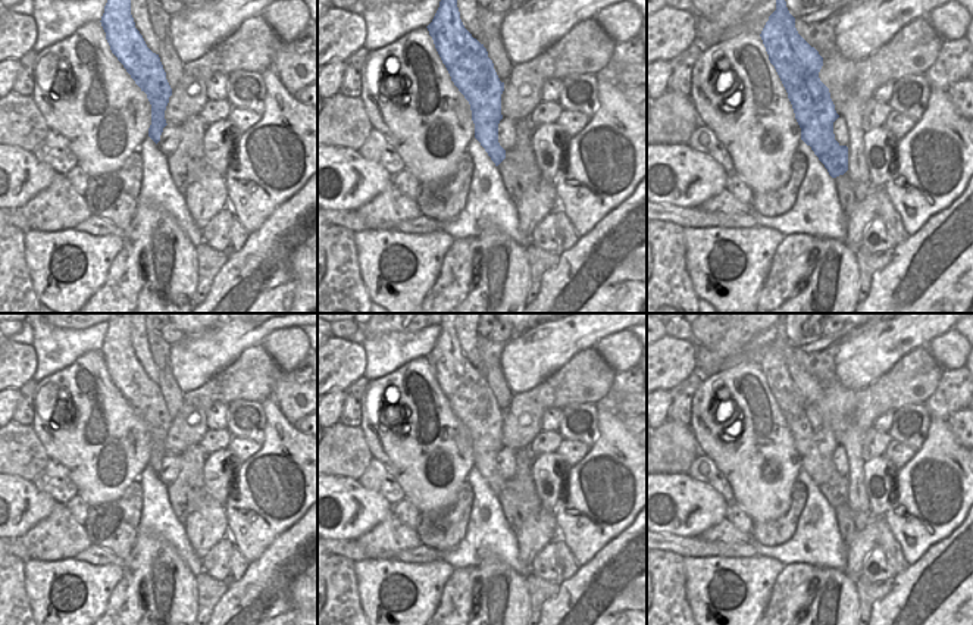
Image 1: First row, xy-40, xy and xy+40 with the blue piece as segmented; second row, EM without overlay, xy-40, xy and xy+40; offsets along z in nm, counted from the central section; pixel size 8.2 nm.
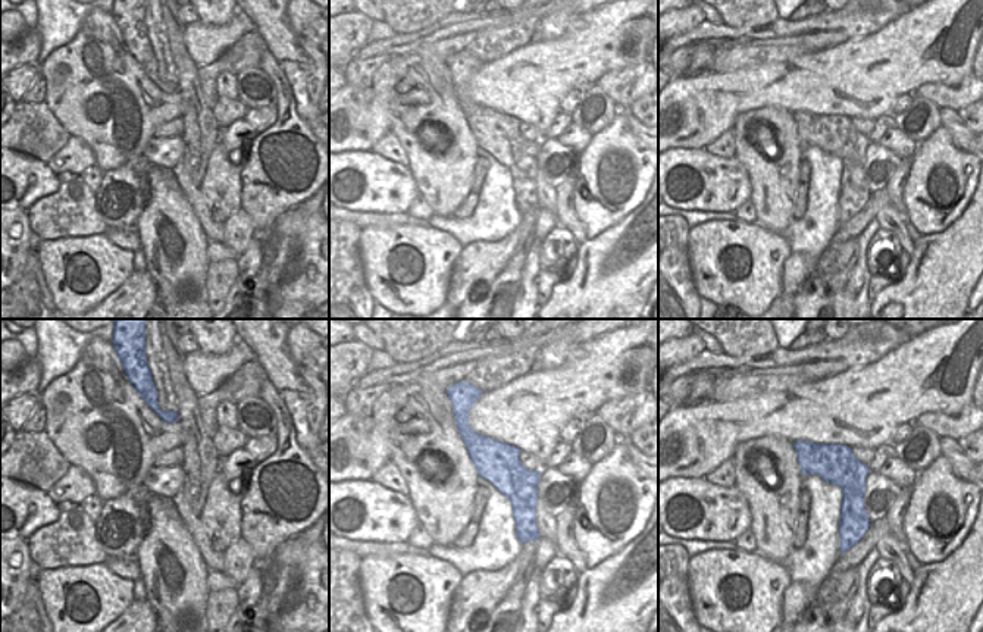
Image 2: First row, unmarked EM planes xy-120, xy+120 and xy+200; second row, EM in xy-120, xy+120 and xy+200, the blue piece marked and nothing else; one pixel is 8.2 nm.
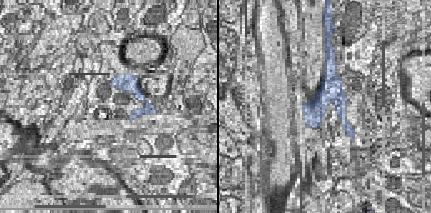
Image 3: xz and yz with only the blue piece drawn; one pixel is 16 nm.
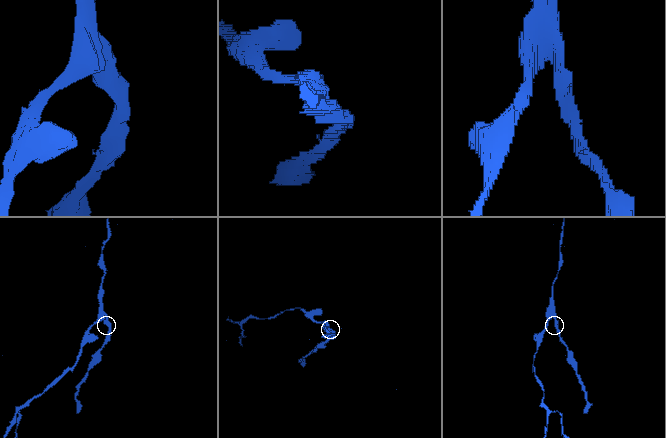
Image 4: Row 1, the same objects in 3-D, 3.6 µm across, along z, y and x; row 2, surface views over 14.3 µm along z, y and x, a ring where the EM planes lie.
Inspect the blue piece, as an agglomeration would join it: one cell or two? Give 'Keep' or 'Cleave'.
Cleave.

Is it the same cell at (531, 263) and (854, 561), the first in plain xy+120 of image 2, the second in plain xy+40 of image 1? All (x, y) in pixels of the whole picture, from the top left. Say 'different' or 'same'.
same

